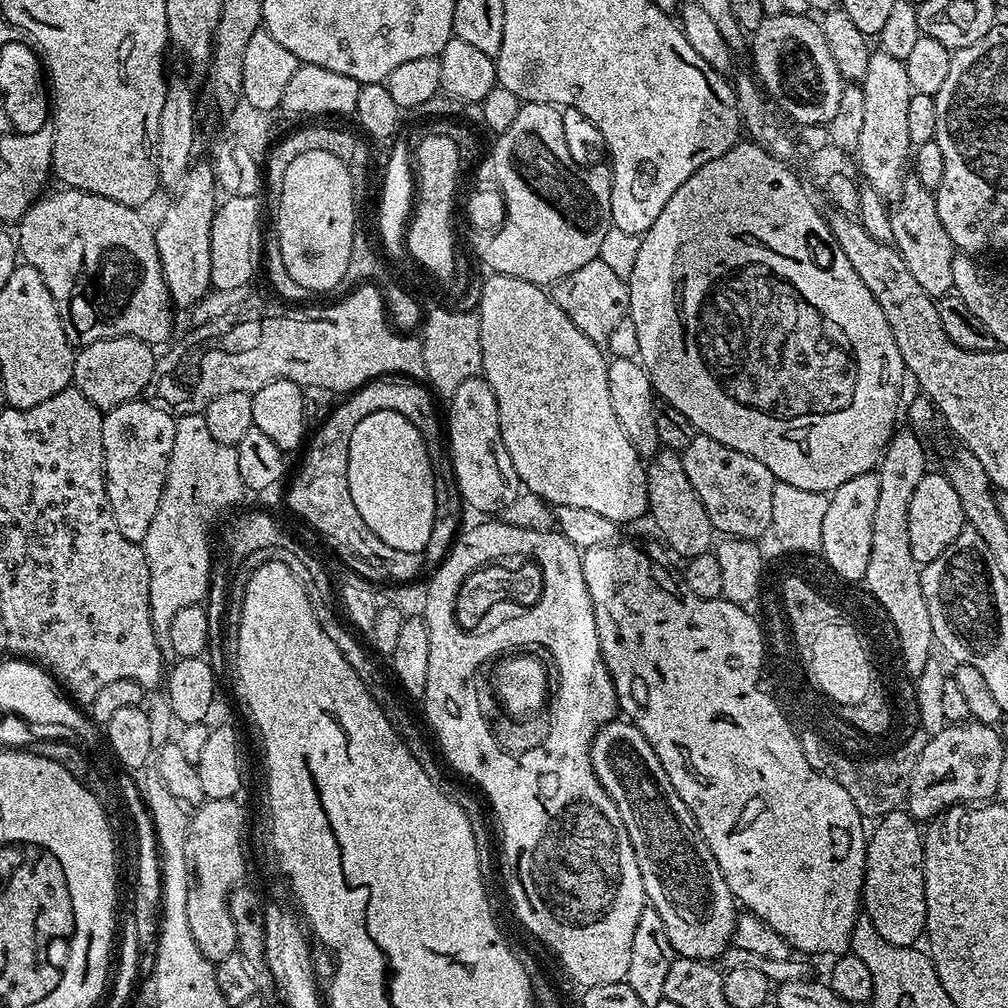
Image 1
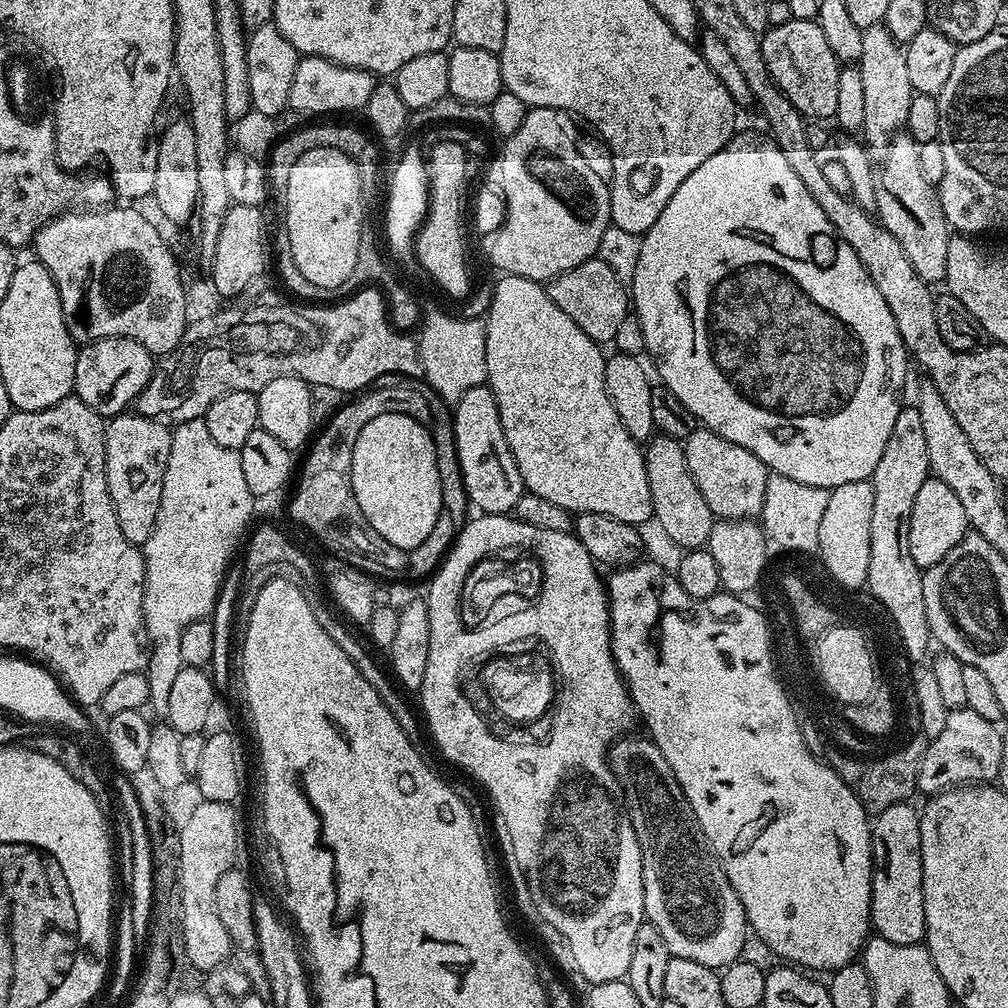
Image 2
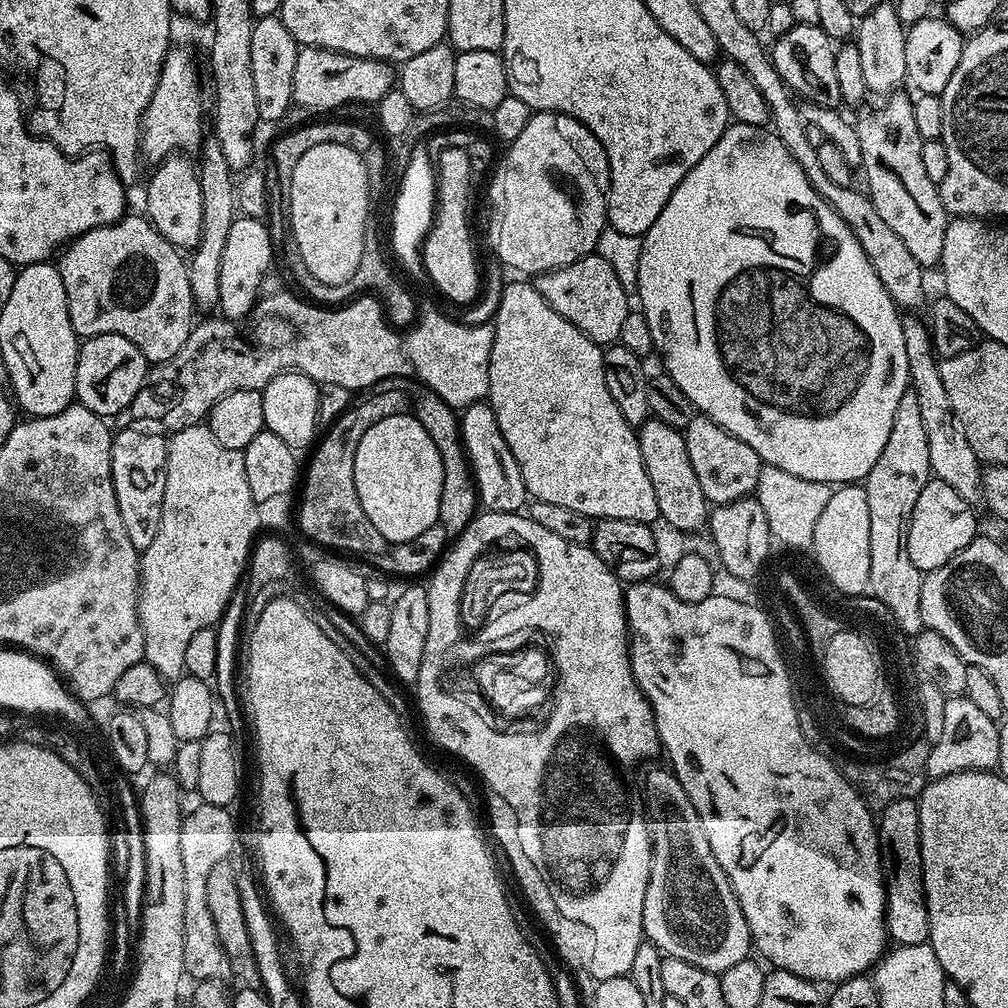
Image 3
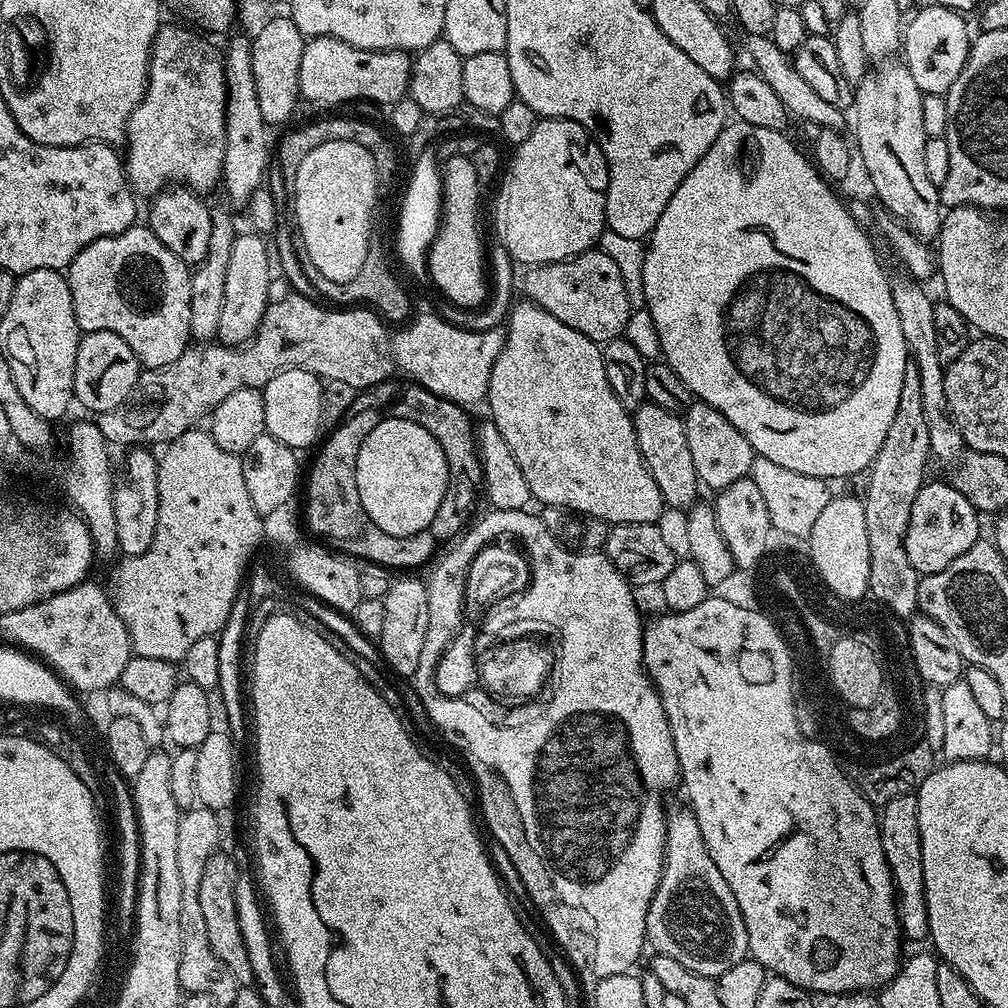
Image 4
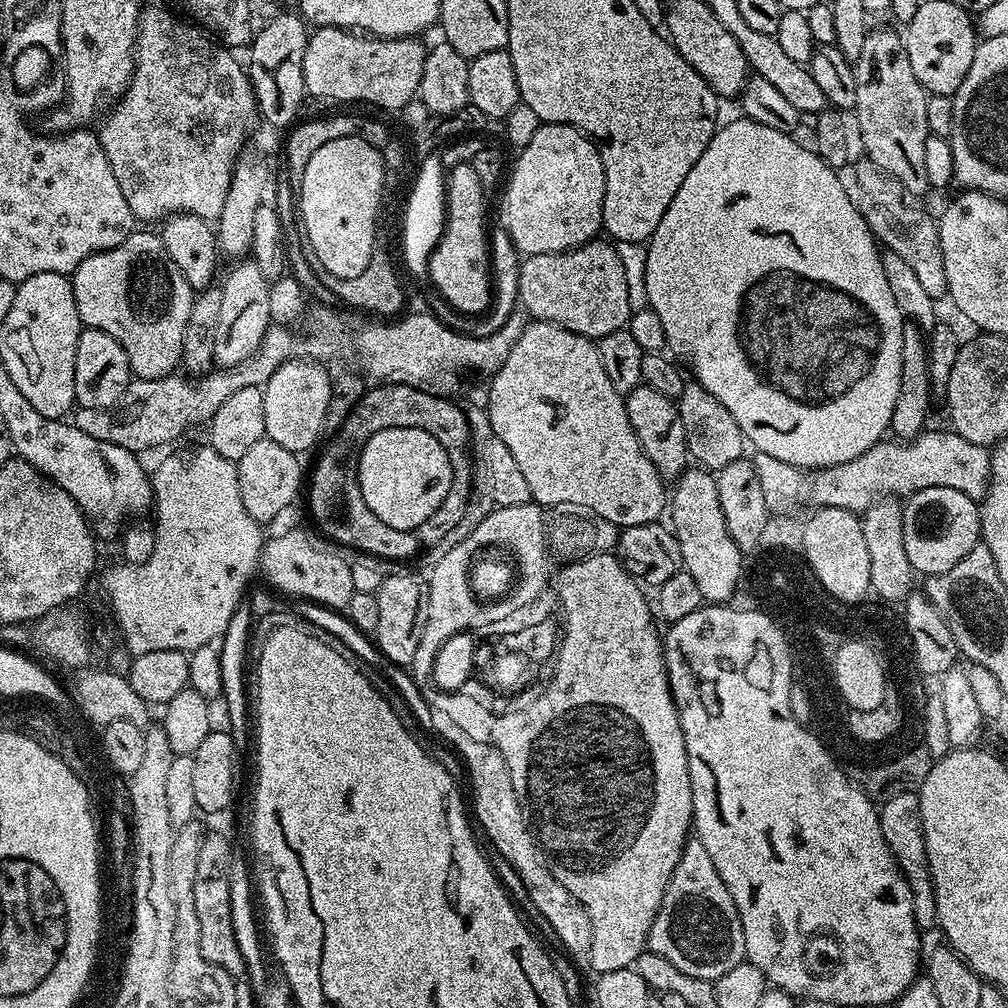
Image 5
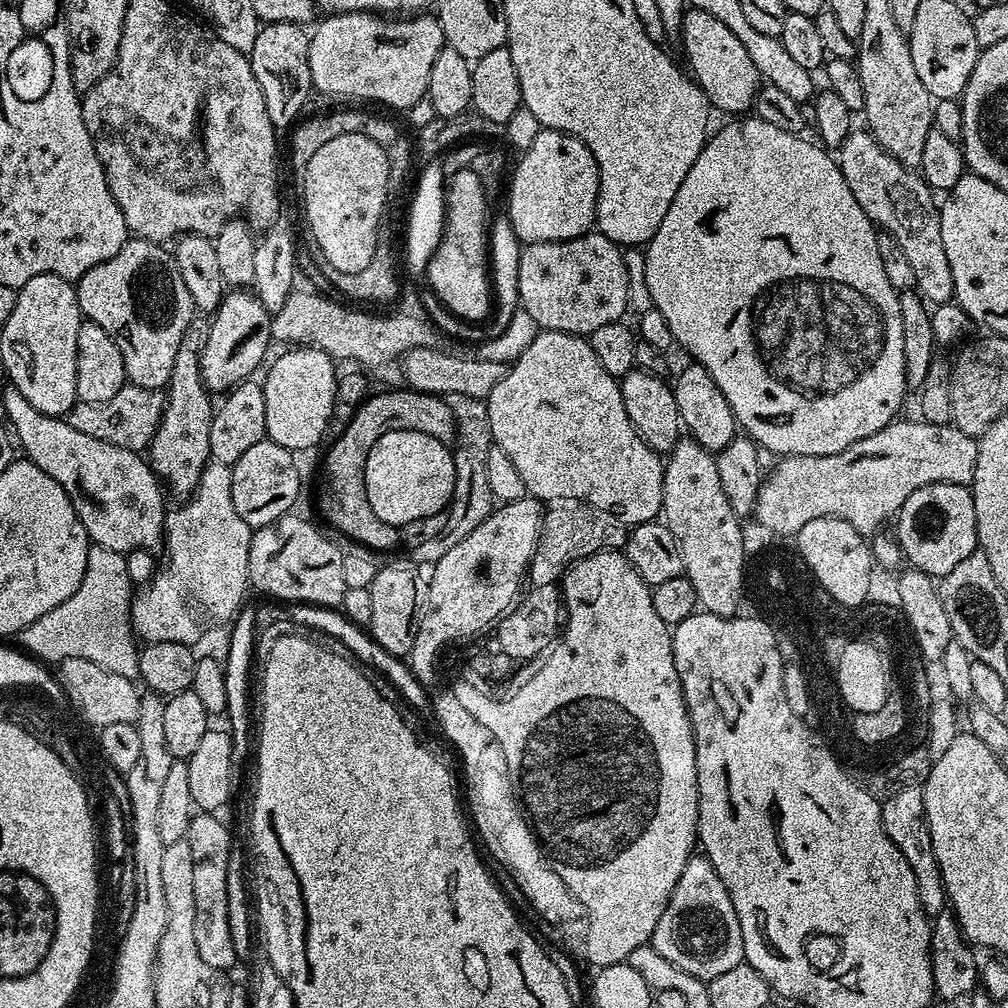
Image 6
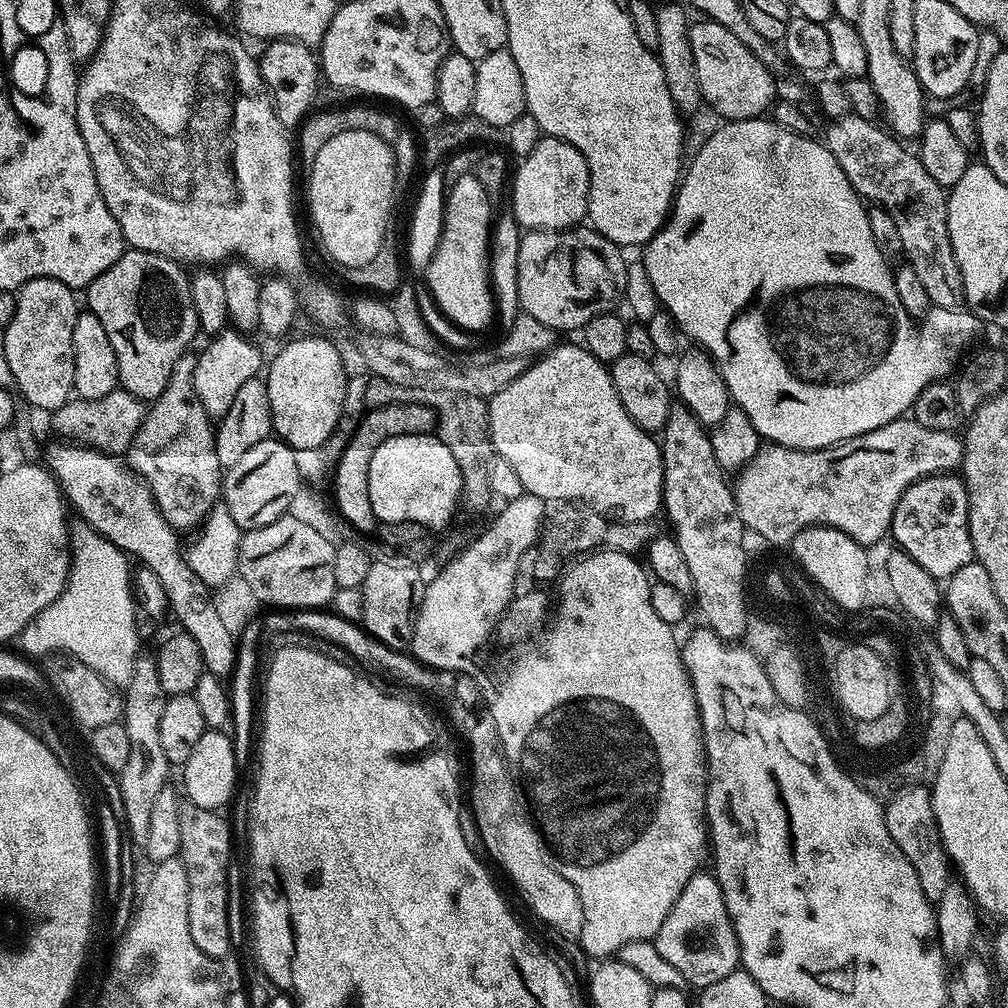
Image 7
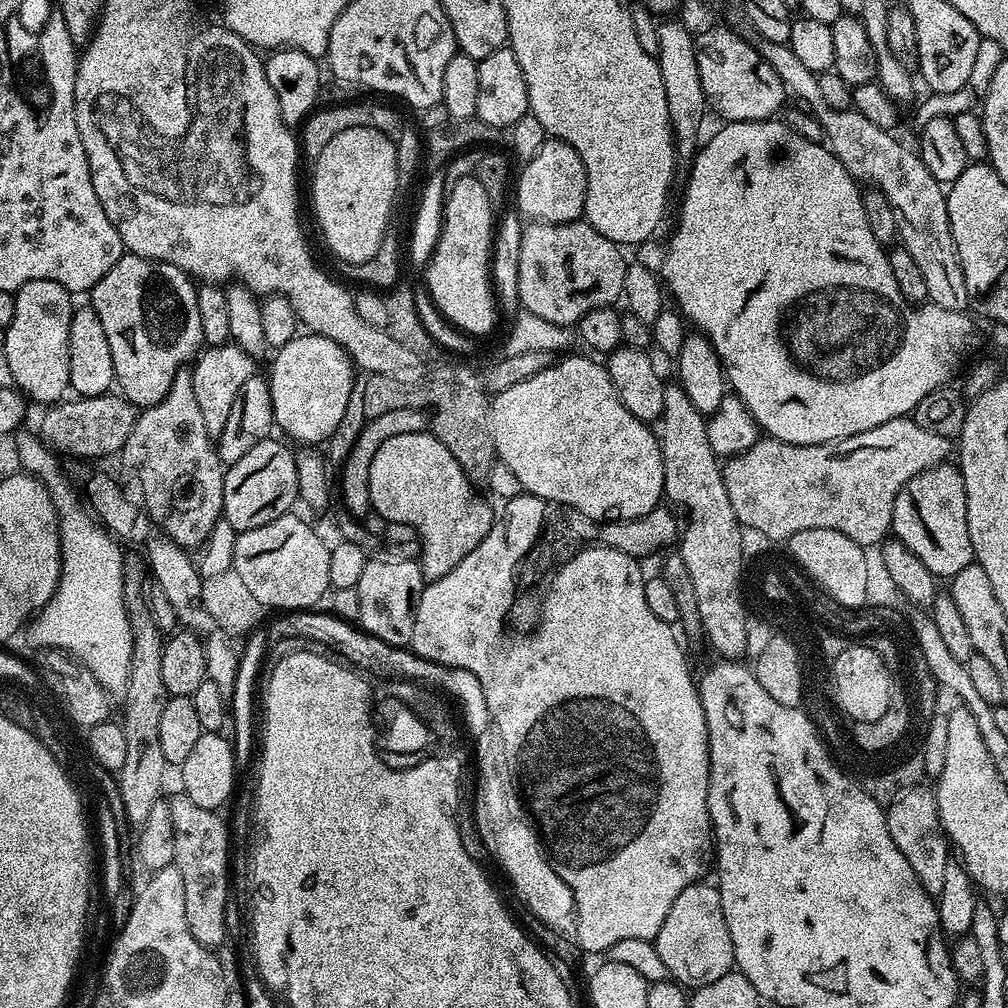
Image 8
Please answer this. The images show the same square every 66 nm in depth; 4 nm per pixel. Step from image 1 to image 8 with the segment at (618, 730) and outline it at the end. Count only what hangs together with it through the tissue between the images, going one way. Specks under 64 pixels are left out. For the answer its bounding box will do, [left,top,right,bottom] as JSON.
[654,882,736,990]

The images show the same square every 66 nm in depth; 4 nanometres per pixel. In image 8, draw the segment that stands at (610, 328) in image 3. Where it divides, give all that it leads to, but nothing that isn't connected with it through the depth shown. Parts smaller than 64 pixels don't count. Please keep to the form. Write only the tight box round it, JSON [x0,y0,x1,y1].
[518,219,630,326]

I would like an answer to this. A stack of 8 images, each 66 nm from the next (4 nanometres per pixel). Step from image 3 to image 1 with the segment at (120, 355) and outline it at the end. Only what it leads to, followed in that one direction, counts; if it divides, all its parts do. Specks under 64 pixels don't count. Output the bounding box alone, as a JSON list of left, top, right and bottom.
[72,336,158,410]

